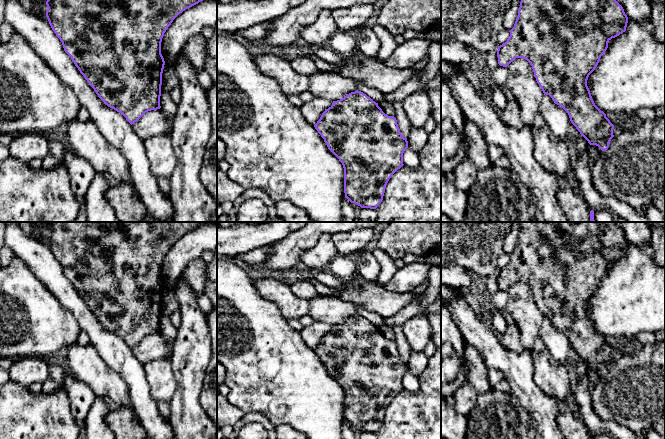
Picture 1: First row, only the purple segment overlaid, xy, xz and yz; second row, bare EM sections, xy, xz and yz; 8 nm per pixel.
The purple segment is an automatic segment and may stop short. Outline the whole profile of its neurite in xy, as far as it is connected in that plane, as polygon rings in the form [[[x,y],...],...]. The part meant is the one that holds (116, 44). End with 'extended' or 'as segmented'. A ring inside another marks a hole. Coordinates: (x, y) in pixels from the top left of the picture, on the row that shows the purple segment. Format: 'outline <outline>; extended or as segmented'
outline [[[47,0],[46,17],[49,24],[62,42],[64,51],[71,57],[75,66],[87,80],[89,85],[94,89],[98,97],[108,107],[113,108],[121,113],[126,120],[132,125],[137,122],[146,112],[160,109],[160,96],[162,85],[162,73],[165,65],[164,58],[161,54],[161,42],[164,33],[171,25],[173,20],[186,9],[198,4],[203,0]]]; as segmented

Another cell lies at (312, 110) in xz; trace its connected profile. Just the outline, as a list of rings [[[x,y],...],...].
[[[314,97],[312,100],[305,102],[301,107],[301,113],[305,120],[315,125],[320,119],[322,113],[331,107],[333,101],[324,97]]]

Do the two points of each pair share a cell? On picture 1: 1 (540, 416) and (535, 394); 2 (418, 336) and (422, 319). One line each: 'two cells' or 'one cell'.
1: one cell
2: one cell

